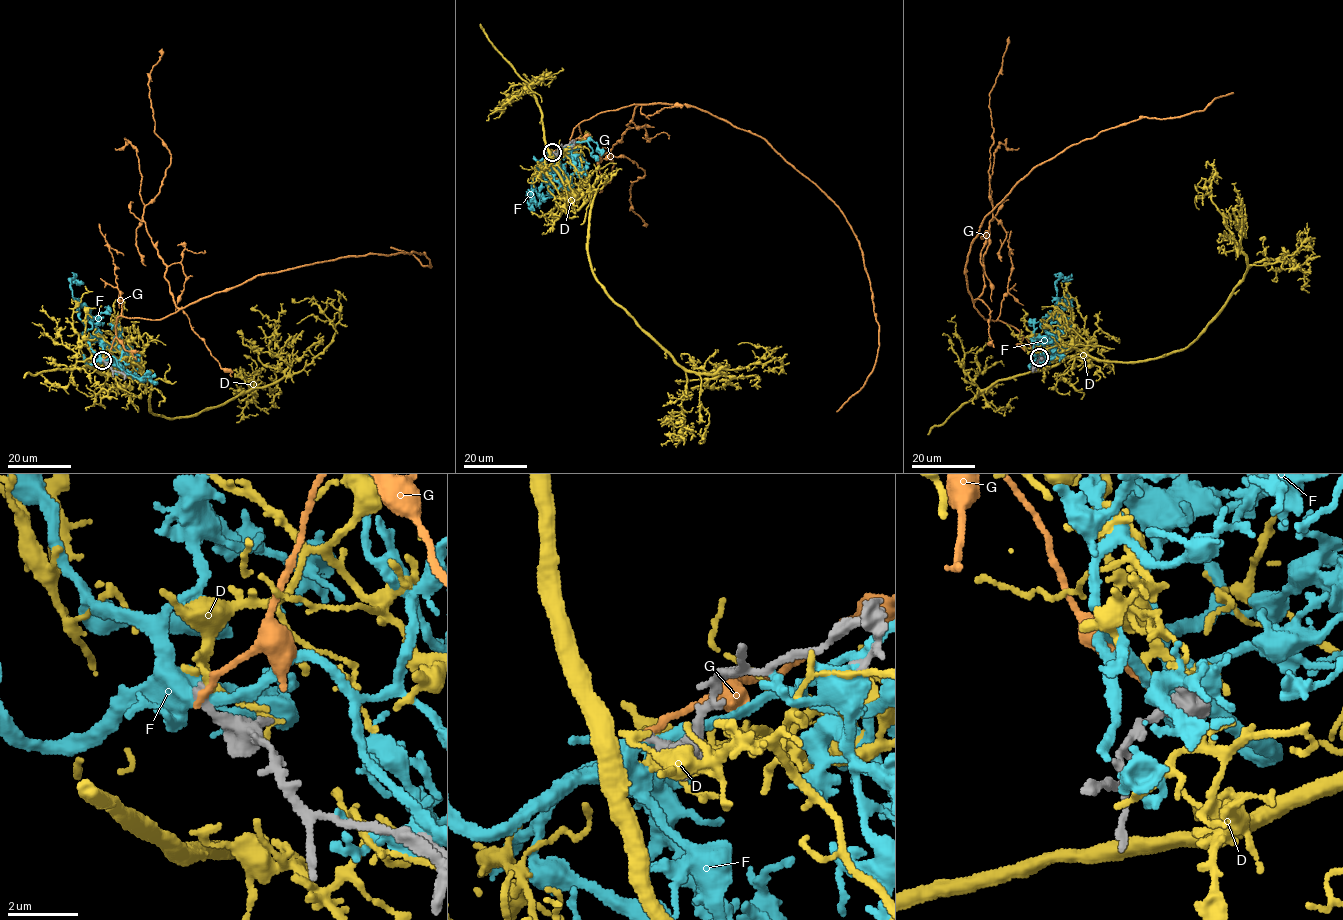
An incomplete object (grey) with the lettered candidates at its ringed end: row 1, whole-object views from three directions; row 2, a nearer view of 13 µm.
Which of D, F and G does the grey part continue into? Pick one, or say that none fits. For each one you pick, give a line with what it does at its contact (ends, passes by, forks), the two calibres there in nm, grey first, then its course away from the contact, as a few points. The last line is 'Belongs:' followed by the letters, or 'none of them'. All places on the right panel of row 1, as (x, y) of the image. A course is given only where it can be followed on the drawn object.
Belongs: none of them

